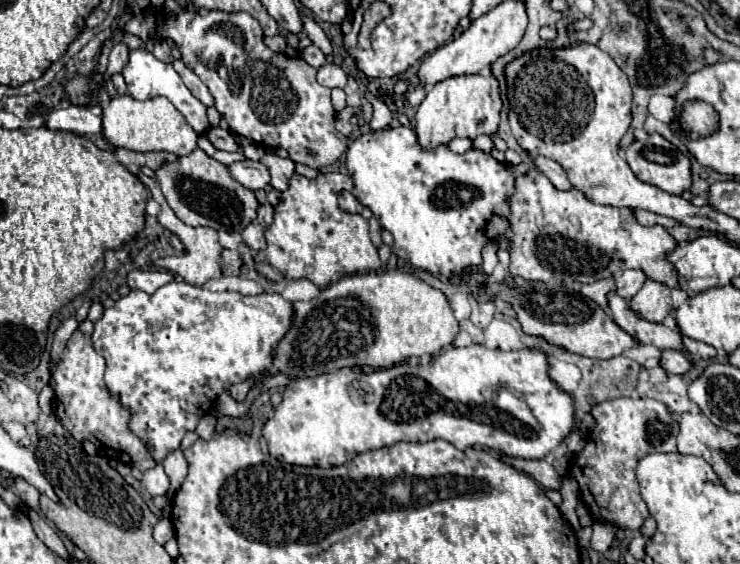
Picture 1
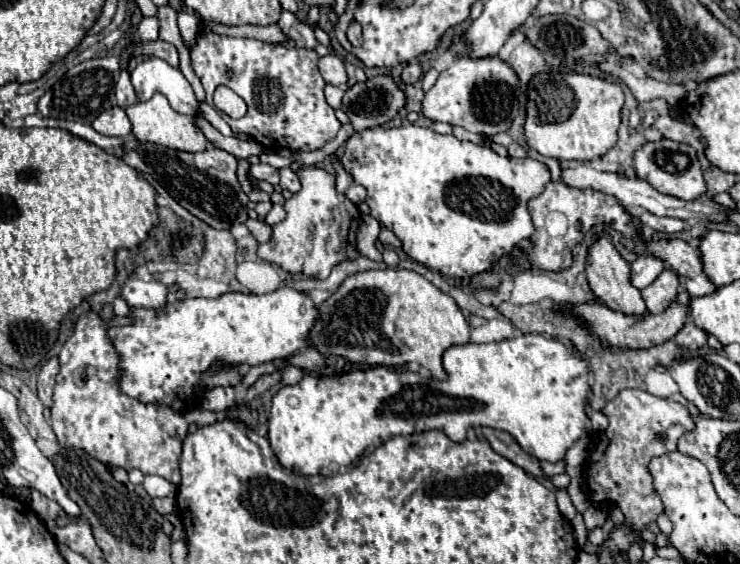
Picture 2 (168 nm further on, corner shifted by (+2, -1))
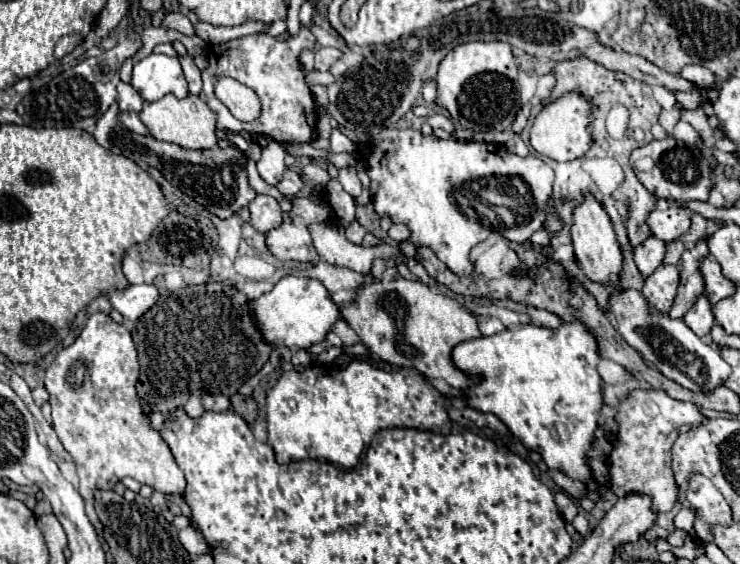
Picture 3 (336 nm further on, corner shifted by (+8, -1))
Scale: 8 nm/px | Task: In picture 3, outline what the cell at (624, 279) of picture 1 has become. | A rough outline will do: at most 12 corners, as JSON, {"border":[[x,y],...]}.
{"border":[[650,237],[634,249],[636,267],[650,277],[662,265],[664,241]]}

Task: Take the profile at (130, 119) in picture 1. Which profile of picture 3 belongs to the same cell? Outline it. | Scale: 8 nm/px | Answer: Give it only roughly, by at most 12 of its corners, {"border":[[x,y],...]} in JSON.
{"border":[[200,97],[144,103],[148,135],[182,149],[218,145],[216,115]]}

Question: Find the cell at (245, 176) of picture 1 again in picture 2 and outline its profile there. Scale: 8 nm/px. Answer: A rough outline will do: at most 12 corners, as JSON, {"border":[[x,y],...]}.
{"border":[[268,163],[252,165],[250,173],[258,181],[278,185],[278,169]]}

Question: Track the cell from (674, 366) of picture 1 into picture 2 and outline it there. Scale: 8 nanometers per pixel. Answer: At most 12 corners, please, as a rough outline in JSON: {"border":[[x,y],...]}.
{"border":[[690,321],[676,335],[680,347],[704,347],[706,331]]}

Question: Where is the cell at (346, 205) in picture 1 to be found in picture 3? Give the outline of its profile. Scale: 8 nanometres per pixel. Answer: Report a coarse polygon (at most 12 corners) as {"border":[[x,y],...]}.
{"border":[[354,167],[340,169],[338,181],[348,195],[358,197],[362,183]]}

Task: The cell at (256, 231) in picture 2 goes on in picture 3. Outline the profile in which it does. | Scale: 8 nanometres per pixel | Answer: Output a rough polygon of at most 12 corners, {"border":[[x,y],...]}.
{"border":[[266,195],[250,205],[250,225],[268,233],[282,223],[282,213],[272,209]]}

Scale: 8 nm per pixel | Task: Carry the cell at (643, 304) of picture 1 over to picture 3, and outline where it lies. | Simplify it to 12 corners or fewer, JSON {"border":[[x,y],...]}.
{"border":[[660,265],[642,287],[648,305],[666,313],[678,287],[676,265]]}

